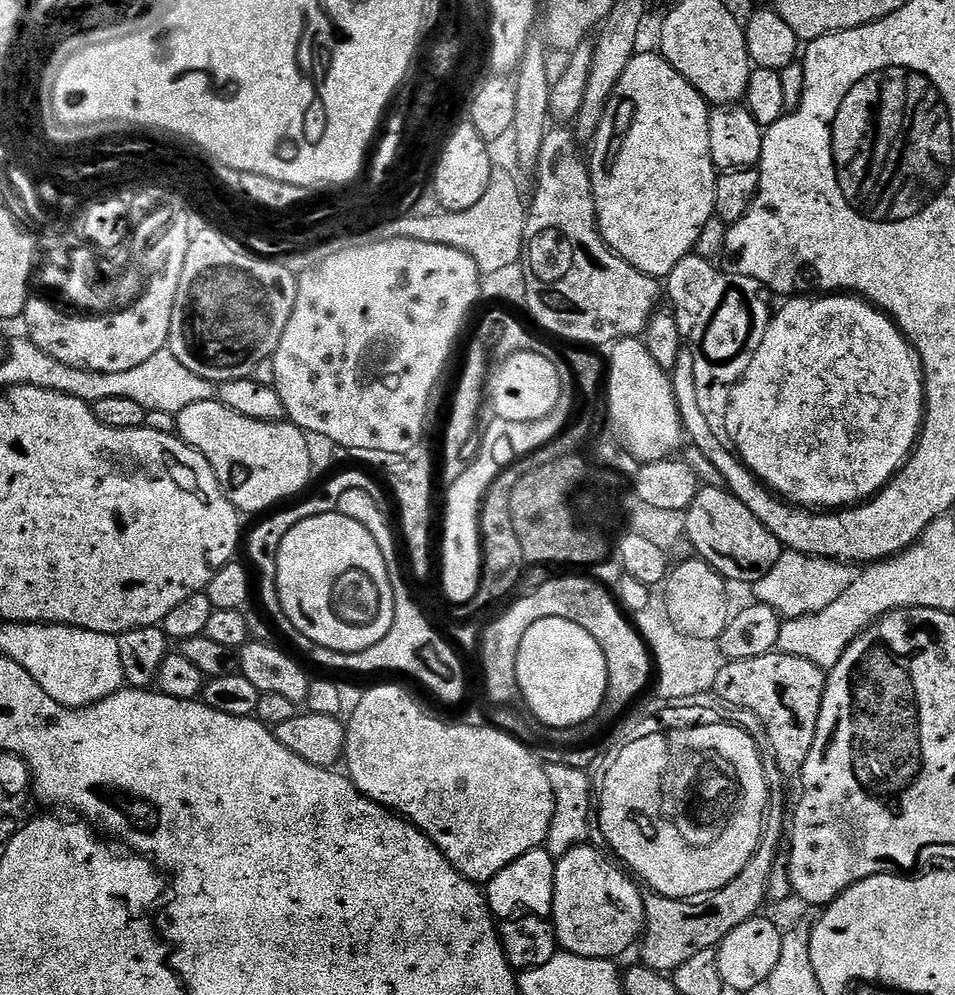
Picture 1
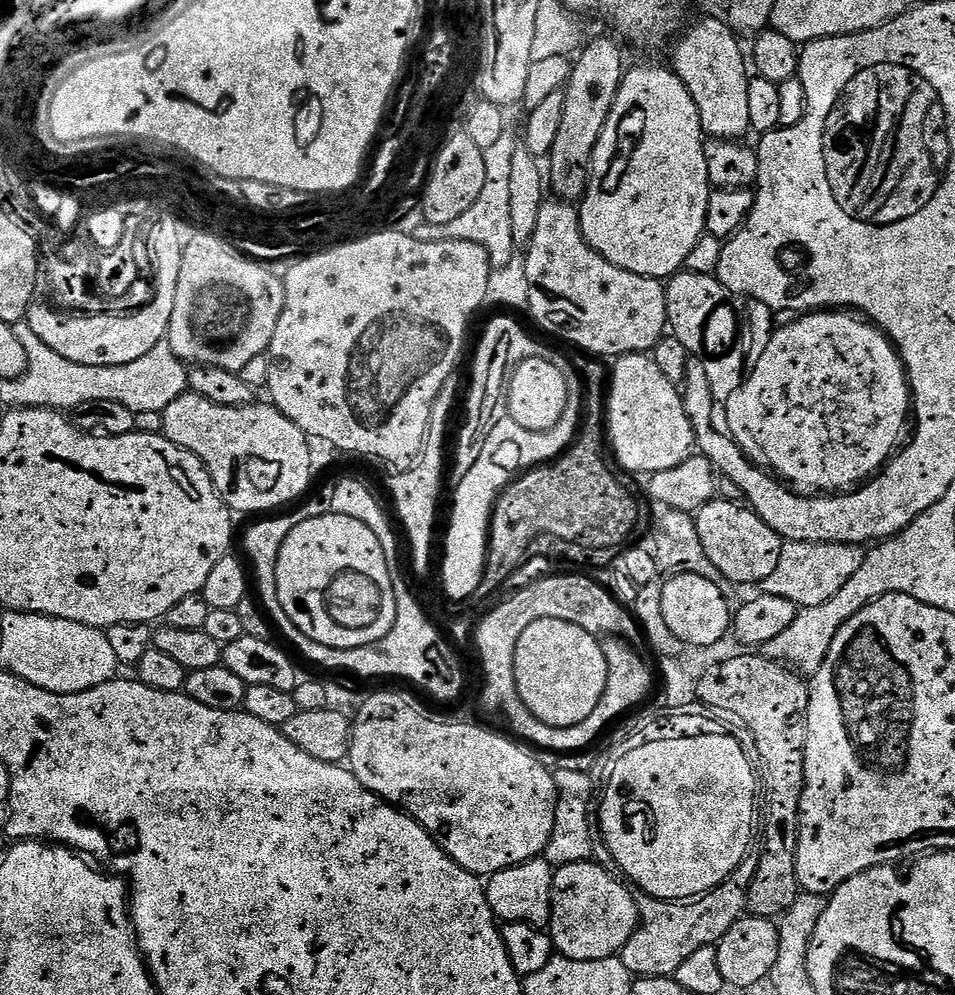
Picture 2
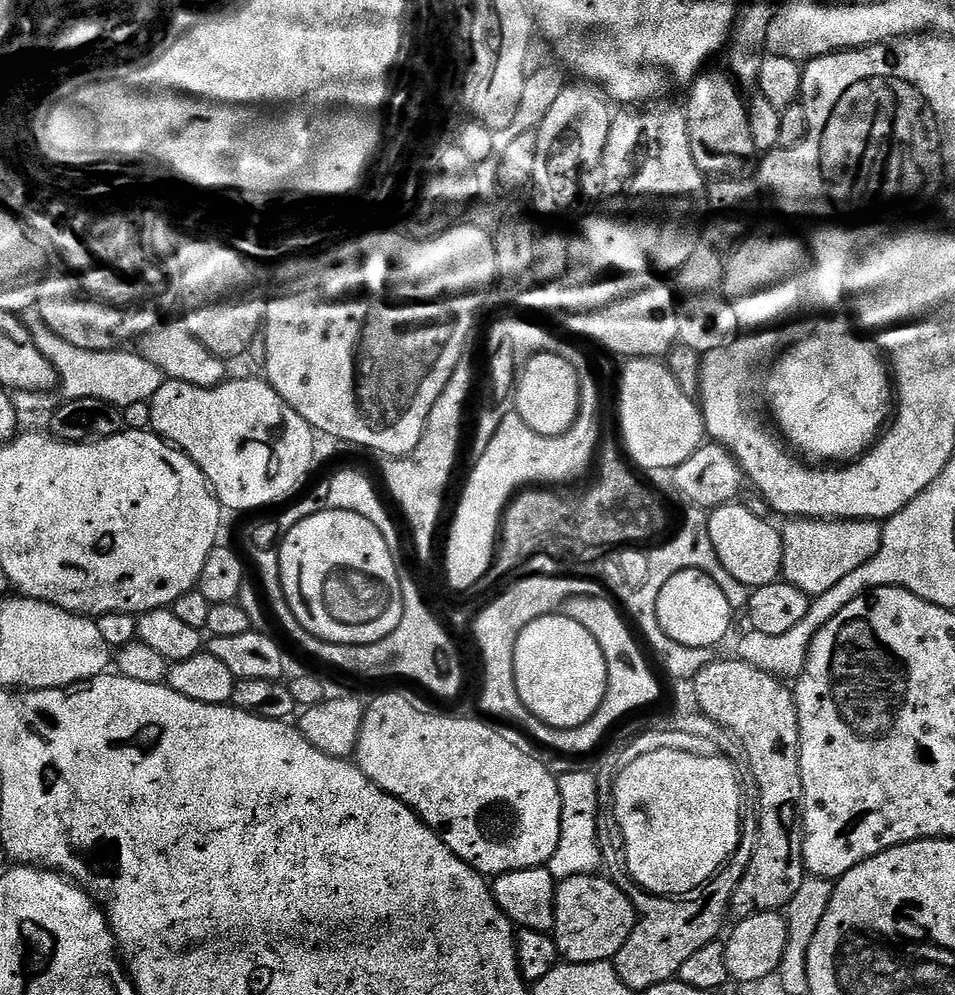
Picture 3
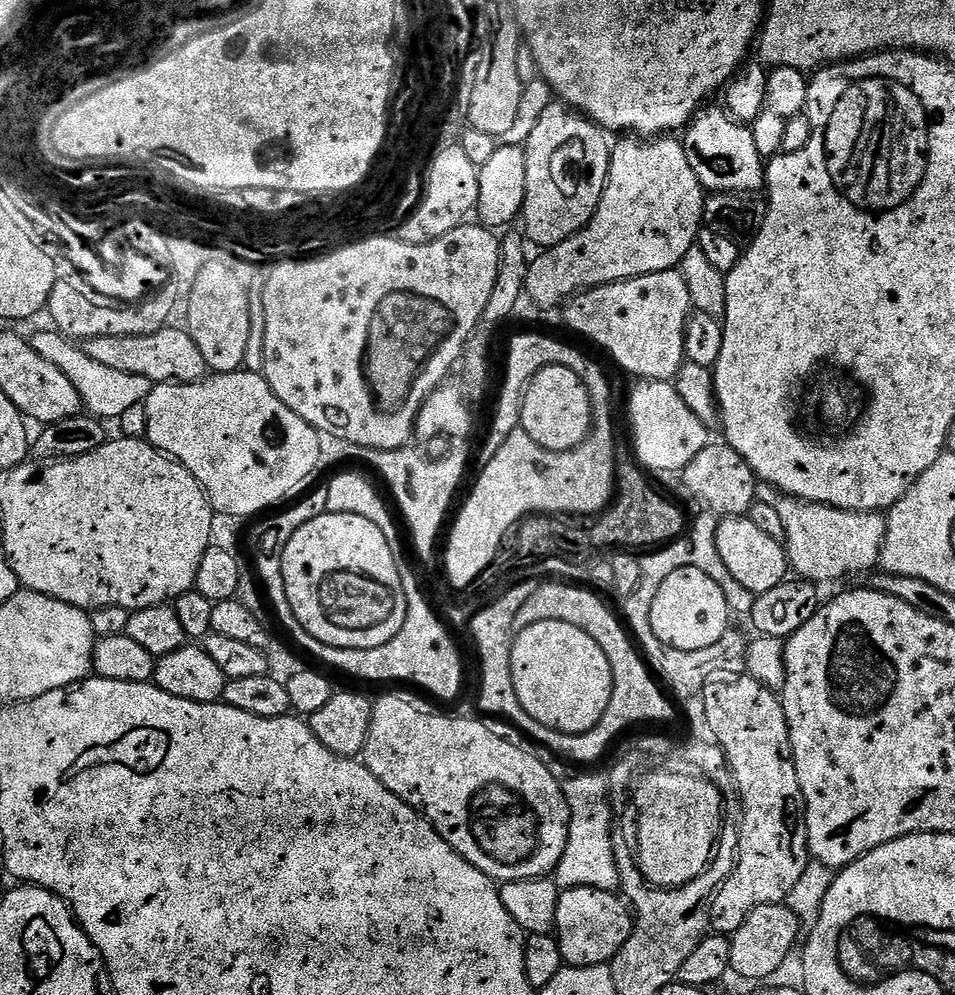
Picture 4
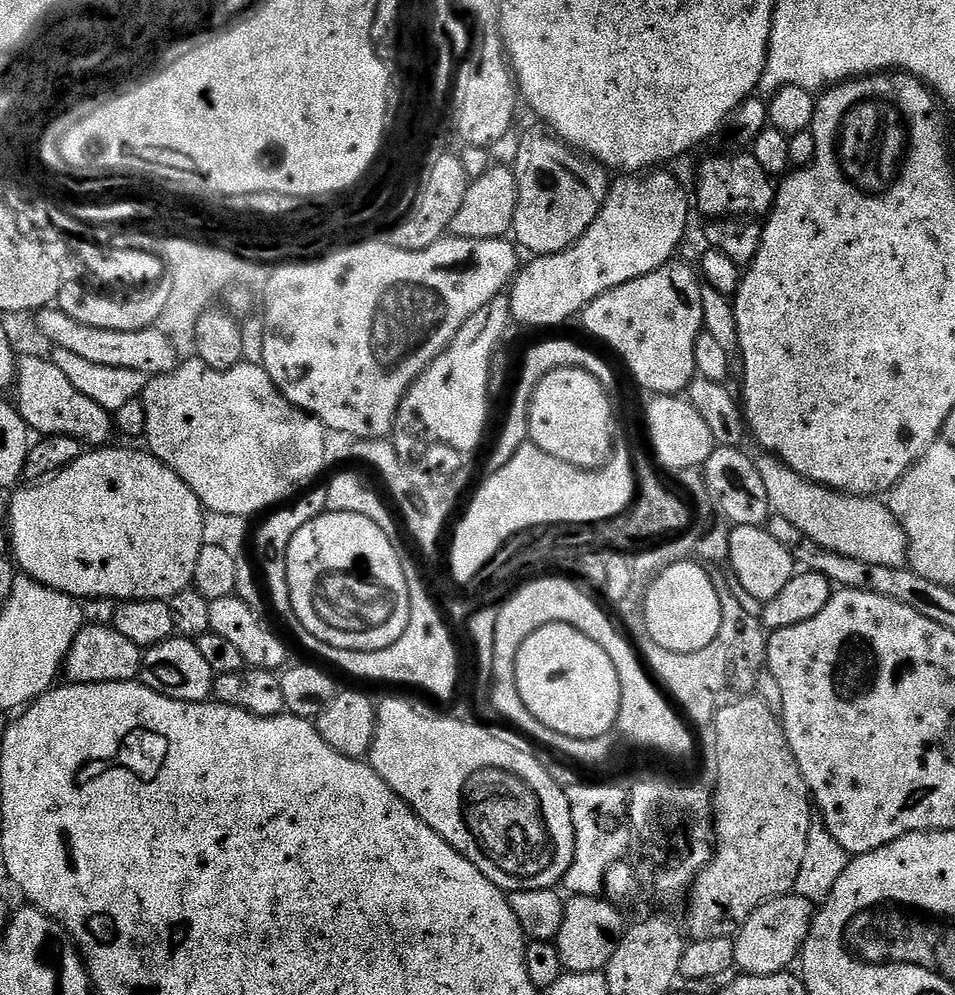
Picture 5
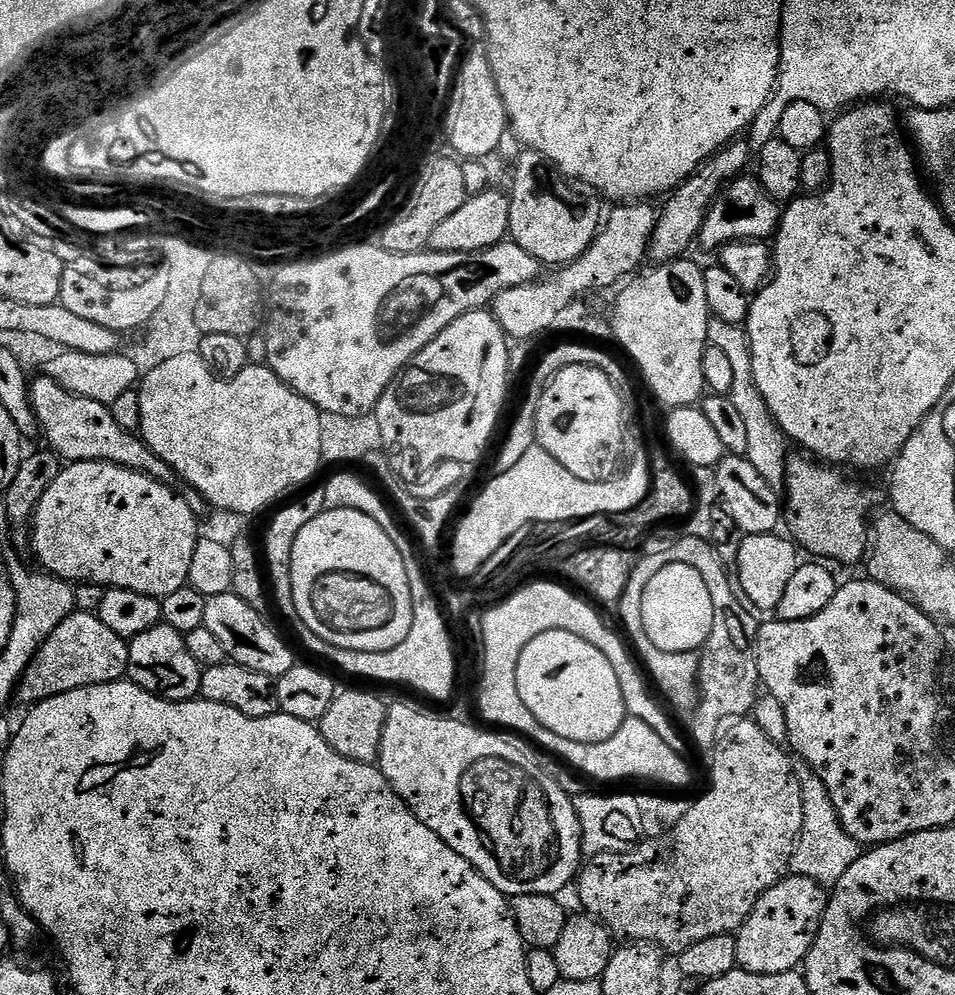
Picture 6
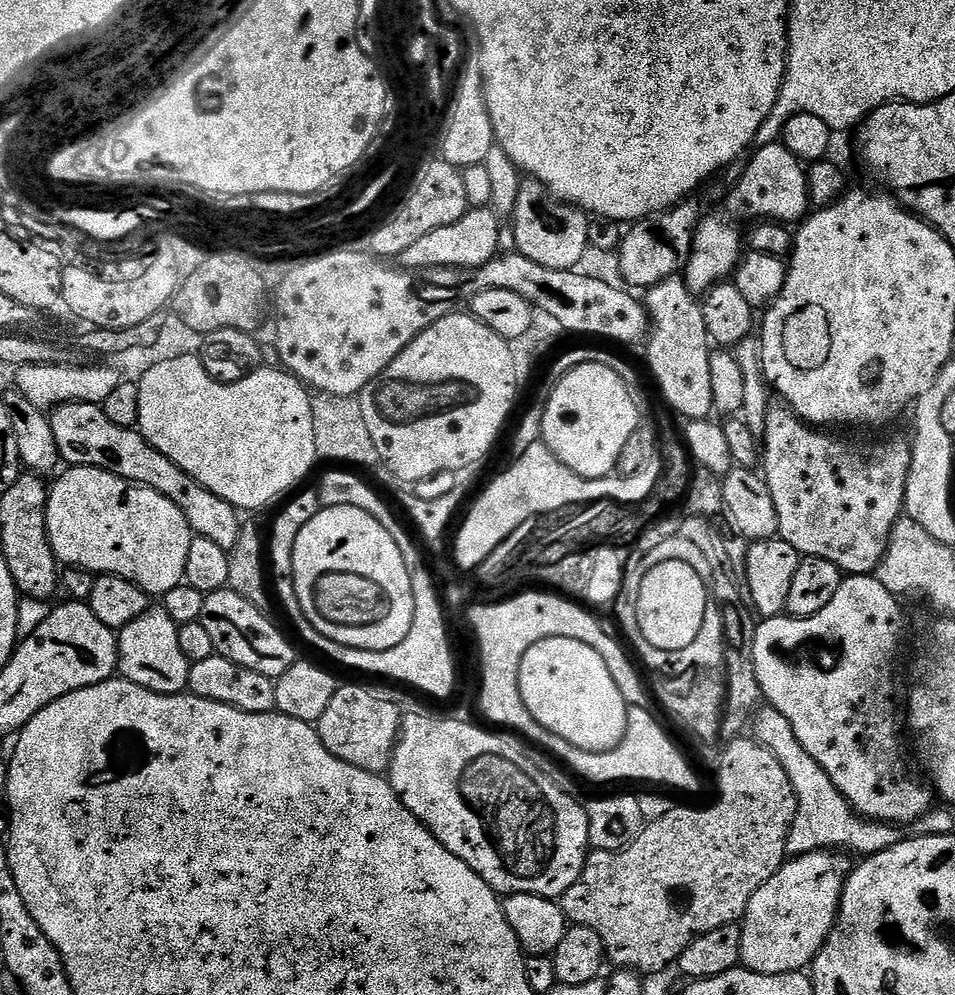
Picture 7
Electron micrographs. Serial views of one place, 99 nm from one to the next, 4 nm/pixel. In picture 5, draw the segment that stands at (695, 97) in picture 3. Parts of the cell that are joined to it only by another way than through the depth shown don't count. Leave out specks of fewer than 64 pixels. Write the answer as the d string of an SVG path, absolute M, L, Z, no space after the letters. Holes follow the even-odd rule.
M716 154L700 164L696 172L696 196L694 192L694 208L701 212L704 218L764 218L772 211L772 203L776 200L777 185L762 166L750 154Z

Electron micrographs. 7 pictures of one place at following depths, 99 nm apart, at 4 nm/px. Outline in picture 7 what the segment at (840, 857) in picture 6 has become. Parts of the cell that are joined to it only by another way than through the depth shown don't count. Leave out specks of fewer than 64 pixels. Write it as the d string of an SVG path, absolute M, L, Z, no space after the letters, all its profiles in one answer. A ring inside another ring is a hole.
M761 707L755 713L754 728L755 724L755 740L770 750L778 762L782 762L782 770L786 770L786 778L790 778L790 786L794 786L796 817L786 838L786 853L789 857L825 850L843 850L845 853L857 852L857 857L863 858L890 850L890 846L900 841L902 832L899 827L882 824L879 820L867 820L850 807L834 782L830 782L830 774L826 774L826 770L822 770L822 766L818 766L818 762L814 762L806 750L802 750L802 742L794 738L794 726L790 726L790 722L786 722L786 718L782 718L776 708Z

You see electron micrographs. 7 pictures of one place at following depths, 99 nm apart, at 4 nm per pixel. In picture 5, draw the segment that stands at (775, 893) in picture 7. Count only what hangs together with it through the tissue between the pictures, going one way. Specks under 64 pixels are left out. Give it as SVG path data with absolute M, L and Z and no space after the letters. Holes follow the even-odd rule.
M795 894L768 900L740 927L736 941L736 968L750 976L769 976L791 969L792 959L801 955L804 943L812 930L814 906Z

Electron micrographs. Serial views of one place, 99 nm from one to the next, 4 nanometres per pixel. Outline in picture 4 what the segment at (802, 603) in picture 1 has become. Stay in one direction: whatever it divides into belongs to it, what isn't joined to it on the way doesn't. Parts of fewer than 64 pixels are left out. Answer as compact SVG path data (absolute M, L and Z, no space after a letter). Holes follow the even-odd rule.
M771 486L759 489L758 500L777 508L782 524L785 526L783 543L786 545L788 563L797 577L809 582L820 580L840 580L843 576L852 576L855 572L868 572L879 565L880 552L884 549L884 535L888 533L887 519L879 512L847 512L831 508L825 504L812 504L808 500L799 500L796 496L785 496Z

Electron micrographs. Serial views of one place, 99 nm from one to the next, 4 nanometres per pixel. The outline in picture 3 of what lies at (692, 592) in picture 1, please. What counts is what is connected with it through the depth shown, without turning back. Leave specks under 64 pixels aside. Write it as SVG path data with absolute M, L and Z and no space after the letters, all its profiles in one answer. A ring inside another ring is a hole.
M695 569L674 574L674 578L666 583L661 594L658 595L657 614L662 630L674 642L686 647L707 650L715 649L715 644L720 644L727 638L728 631L732 628L732 619L734 619L728 596L722 594L722 590L718 590L718 586L714 586L714 582L710 582L710 578L706 578L706 574L697 572Z

